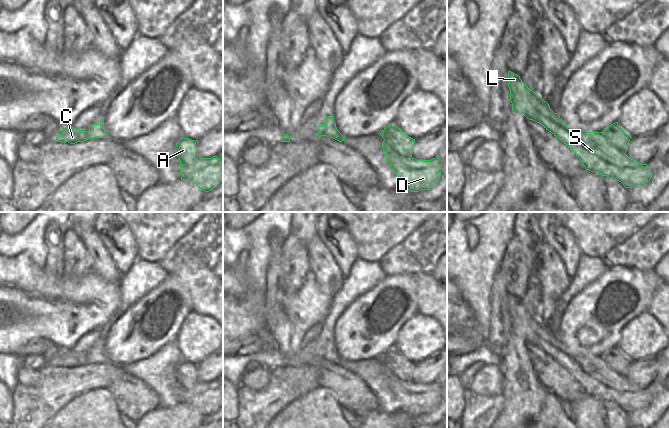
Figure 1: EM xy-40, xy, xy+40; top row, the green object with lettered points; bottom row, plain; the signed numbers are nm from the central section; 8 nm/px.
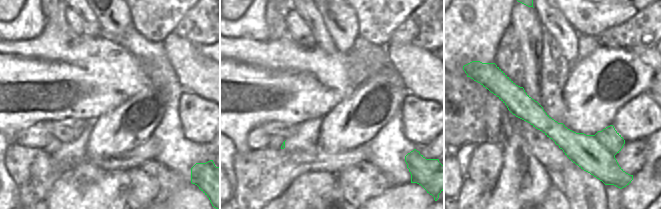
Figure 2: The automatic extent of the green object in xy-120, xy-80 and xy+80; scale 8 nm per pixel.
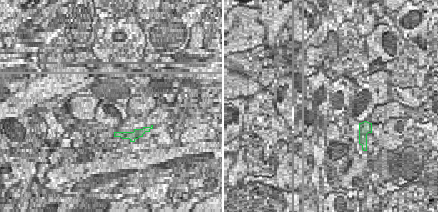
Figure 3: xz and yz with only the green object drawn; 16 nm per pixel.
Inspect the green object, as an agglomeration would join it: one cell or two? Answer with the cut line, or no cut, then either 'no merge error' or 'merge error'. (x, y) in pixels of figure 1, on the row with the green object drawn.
cut xy (384, 139), (399, 153), (411, 158); merge error

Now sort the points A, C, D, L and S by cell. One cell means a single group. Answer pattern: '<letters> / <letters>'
A / C D L S

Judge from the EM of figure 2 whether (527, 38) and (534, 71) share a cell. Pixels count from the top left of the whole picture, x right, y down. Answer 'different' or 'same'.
same

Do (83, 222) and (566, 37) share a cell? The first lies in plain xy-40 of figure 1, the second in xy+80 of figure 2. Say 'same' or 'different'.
different

